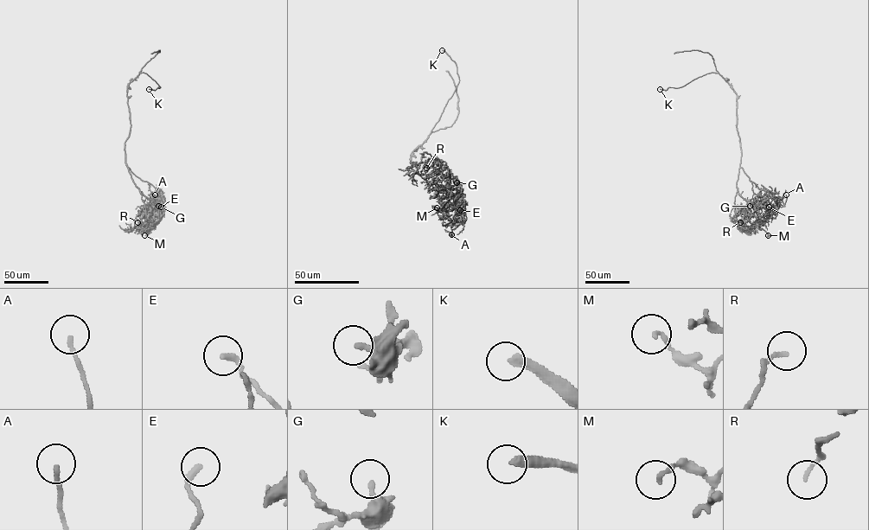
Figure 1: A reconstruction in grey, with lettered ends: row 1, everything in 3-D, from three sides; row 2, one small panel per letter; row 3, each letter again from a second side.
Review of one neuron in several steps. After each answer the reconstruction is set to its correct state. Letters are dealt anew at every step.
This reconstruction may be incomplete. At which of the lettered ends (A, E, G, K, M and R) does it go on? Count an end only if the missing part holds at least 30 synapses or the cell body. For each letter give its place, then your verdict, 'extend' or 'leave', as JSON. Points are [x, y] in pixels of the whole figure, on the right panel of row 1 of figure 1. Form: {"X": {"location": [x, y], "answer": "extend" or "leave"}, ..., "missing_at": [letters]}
{"A": {"location": [786, 194], "answer": "leave"}, "E": {"location": [769, 207], "answer": "leave"}, "G": {"location": [750, 206], "answer": "leave"}, "K": {"location": [660, 89], "answer": "extend"}, "M": {"location": [768, 235], "answer": "leave"}, "R": {"location": [740, 222], "answer": "leave"}, "missing_at": ["K"]}

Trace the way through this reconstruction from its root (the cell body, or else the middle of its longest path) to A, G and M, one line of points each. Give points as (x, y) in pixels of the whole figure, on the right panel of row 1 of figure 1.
A: (738, 136), (740, 166), (750, 180), (759, 188), (769, 191), (780, 207), (784, 204), (786, 194)
G: (738, 136), (741, 162), (736, 188), (741, 196), (754, 202), (750, 206)
M: (738, 136), (741, 162), (736, 188), (757, 216), (757, 220), (752, 224), (757, 225), (768, 235)

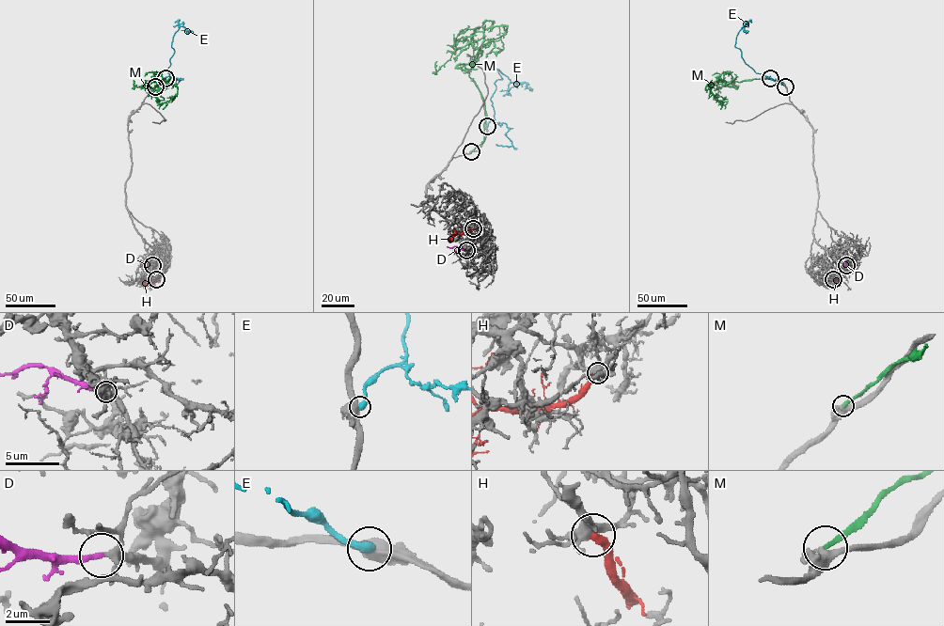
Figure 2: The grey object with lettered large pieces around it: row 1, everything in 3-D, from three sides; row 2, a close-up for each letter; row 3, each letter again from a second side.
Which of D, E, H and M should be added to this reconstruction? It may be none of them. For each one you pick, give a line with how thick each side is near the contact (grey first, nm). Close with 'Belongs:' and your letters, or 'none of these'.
D: Thickness 220 nm (grey) against 260 nm
Belongs: D

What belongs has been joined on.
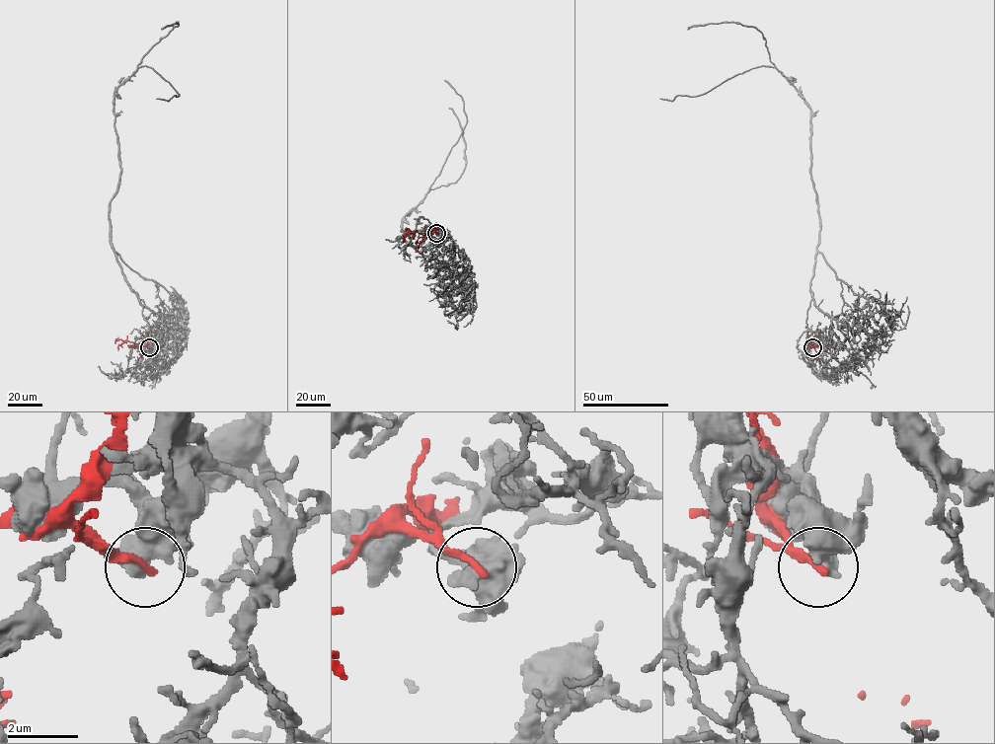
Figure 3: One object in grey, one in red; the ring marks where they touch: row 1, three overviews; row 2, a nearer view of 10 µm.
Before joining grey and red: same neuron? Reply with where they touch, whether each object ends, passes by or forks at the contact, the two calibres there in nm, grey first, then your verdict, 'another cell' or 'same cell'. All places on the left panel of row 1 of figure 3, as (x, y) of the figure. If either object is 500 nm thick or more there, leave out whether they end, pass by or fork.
(149, 347) | 650/220 nm | another cell

